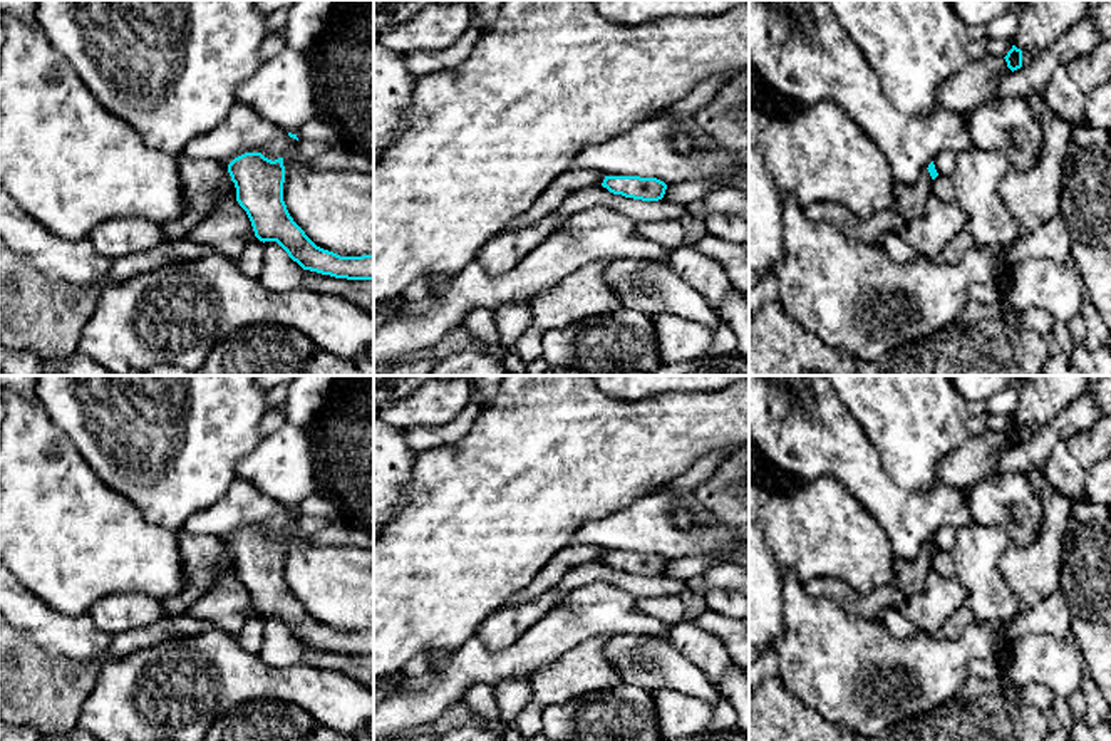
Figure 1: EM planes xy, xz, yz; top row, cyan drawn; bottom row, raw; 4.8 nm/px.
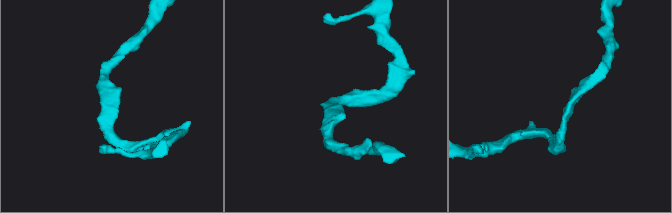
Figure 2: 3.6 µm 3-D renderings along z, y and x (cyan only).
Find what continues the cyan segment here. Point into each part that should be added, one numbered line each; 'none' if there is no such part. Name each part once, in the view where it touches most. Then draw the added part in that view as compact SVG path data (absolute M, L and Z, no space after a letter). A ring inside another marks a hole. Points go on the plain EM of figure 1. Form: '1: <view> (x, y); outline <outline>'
none

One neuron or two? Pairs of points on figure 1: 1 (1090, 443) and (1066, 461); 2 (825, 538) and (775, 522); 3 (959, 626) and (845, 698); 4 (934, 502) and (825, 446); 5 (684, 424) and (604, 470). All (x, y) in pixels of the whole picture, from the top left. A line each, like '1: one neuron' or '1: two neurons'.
1: one neuron
2: one neuron
3: two neurons
4: one neuron
5: one neuron

